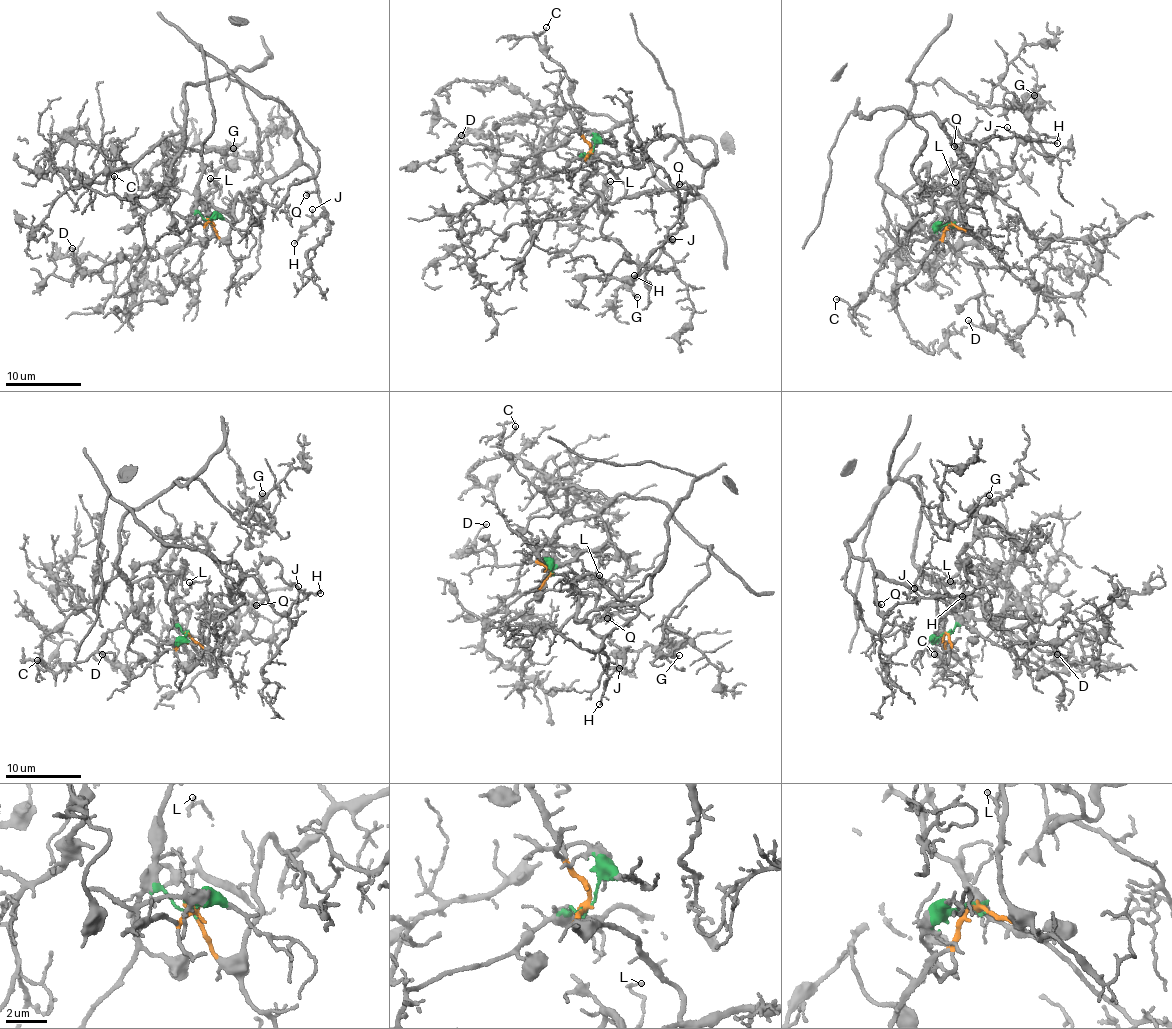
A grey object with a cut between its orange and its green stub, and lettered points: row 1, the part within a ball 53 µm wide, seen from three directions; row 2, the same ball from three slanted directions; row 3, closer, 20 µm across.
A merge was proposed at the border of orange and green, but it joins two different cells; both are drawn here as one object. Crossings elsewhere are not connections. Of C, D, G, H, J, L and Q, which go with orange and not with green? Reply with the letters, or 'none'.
H, J, L, Q

